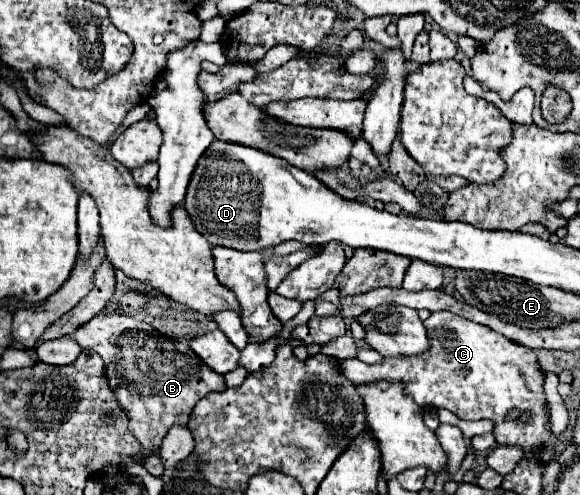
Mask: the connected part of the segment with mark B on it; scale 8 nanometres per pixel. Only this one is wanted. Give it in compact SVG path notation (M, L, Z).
M100 313L70 335L80 343L80 347L92 349L102 357L108 381L128 415L128 429L148 455L144 459L144 467L152 477L160 477L164 467L158 455L158 447L170 425L186 425L194 405L204 395L210 391L226 389L224 377L208 369L208 365L204 365L192 351L176 351L176 341L168 337L154 337L140 331L130 335L130 343L122 347L122 315Z

